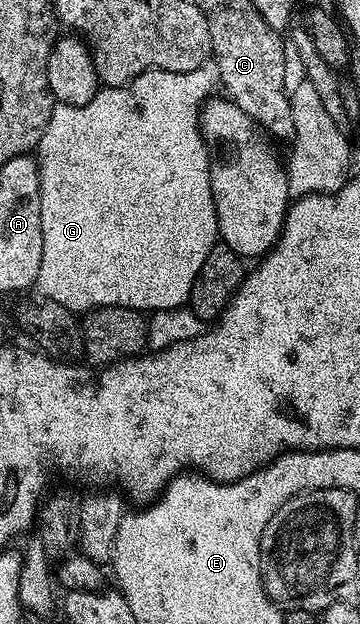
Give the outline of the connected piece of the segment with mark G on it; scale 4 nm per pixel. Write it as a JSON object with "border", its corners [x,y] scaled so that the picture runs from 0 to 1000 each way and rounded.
{"border":[[[578,98],[578,99],[569,99],[569,101],[564,101],[564,103],[558,103],[558,106],[556,106],[556,107],[550,107],[550,109],[547,109],[547,111],[536,111],[536,112],[533,112],[533,114],[517,114],[517,115],[514,115],[514,117],[481,117],[481,115],[478,115],[478,114],[406,114],[406,115],[403,115],[403,117],[392,117],[392,119],[389,119],[389,120],[386,120],[386,122],[383,122],[383,123],[381,123],[381,125],[378,125],[378,127],[375,127],[375,128],[372,128],[372,130],[367,130],[367,133],[353,133],[353,135],[350,135],[350,136],[347,136],[347,138],[342,138],[342,139],[286,139],[286,141],[283,141],[283,143],[278,143],[278,146],[272,146],[272,147],[269,147],[269,151],[264,151],[264,154],[261,154],[261,155],[258,155],[258,162],[247,162],[247,168],[236,168],[236,170],[233,170],[233,171],[206,171],[206,170],[203,170],[203,168],[192,168],[192,167],[189,167],[189,165],[169,165],[169,163],[156,163],[156,165],[153,165],[153,167],[150,167],[150,170],[144,170],[144,175],[142,175],[142,186],[139,186],[139,188],[136,188],[136,200],[125,200],[125,213],[122,213],[122,215],[119,215],[119,218],[117,218],[117,220],[114,220],[114,226],[111,226],[111,228],[108,228],[108,232],[106,232],[106,237],[103,237],[103,253],[106,253],[106,258],[108,258],[108,288],[111,288],[111,290],[114,290],[114,380],[117,380],[117,399],[114,399],[114,428],[111,428],[111,431],[108,431],[108,433],[106,433],[106,441],[103,441],[103,444],[100,444],[100,446],[97,446],[97,463],[100,463],[100,468],[106,468],[106,466],[108,466],[108,468],[111,468],[111,470],[114,470],[114,471],[117,471],[117,473],[111,473],[111,474],[114,474],[114,476],[117,476],[117,478],[119,478],[119,479],[122,479],[122,481],[131,481],[131,482],[139,482],[139,484],[144,484],[144,486],[156,486],[156,487],[158,487],[158,489],[169,489],[169,490],[172,490],[172,492],[178,492],[178,494],[181,494],[181,495],[192,495],[192,497],[194,497],[194,498],[197,498],[197,500],[203,500],[203,502],[222,502],[222,500],[219,500],[219,498],[231,498],[231,500],[228,500],[228,502],[250,502],[250,500],[256,500],[256,498],[261,498],[261,497],[264,497],[264,494],[269,494],[269,492],[356,492],[356,494],[358,494],[358,495],[369,495],[369,497],[372,497],[372,498],[394,498],[394,500],[400,500],[400,502],[417,502],[417,500],[425,500],[425,498],[467,498],[467,497],[469,497],[469,495],[492,495],[492,494],[494,494],[494,492],[503,492],[503,490],[511,490],[511,487],[517,487],[517,486],[519,486],[519,484],[522,484],[522,481],[528,481],[528,476],[531,476],[531,465],[533,465],[533,463],[536,463],[536,450],[547,450],[547,438],[558,438],[558,425],[569,425],[569,412],[581,412],[581,399],[592,399],[592,397],[594,397],[594,396],[597,396],[597,391],[600,391],[600,389],[606,389],[606,388],[611,388],[611,381],[608,381],[608,362],[606,362],[606,361],[603,361],[603,348],[600,348],[600,346],[597,346],[597,330],[594,330],[594,329],[592,329],[592,303],[589,303],[589,301],[586,301],[586,255],[583,255],[583,253],[581,253],[581,250],[578,250],[578,248],[575,248],[575,234],[572,234],[572,232],[569,232],[569,226],[567,226],[567,224],[564,224],[564,216],[561,216],[561,213],[558,213],[558,212],[556,212],[556,210],[553,210],[553,181],[556,181],[556,176],[558,176],[558,173],[561,173],[561,170],[564,170],[564,167],[567,167],[567,165],[572,165],[572,163],[575,163],[575,160],[578,160],[578,159],[583,159],[583,157],[589,157],[589,154],[594,154],[594,152],[597,152],[597,151],[600,151],[600,146],[603,146],[603,141],[606,141],[606,139],[608,139],[608,138],[611,138],[611,131],[608,131],[608,111],[606,111],[606,107],[600,107],[600,106],[597,106],[597,103],[594,103],[594,99],[586,99],[586,98]]]}

